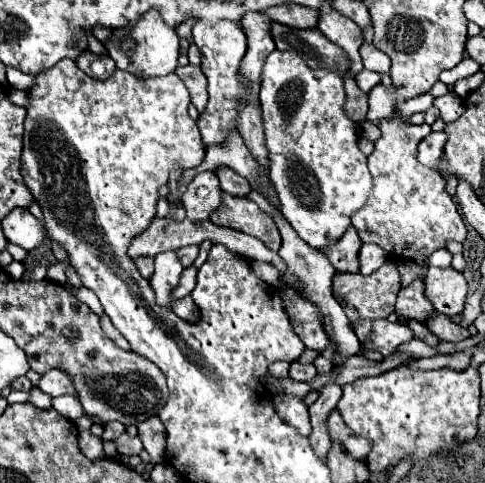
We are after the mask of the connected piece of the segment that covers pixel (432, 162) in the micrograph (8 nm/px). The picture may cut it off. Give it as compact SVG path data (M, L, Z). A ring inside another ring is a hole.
M431 132L427 138L423 138L419 142L419 152L417 152L417 160L429 168L439 168L439 160L443 156L443 146L447 142L447 134L445 132Z

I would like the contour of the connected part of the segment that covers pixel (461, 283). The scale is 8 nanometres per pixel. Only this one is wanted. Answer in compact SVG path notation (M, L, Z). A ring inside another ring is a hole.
M427 268L425 296L441 314L453 316L463 312L467 296L467 280L455 268Z

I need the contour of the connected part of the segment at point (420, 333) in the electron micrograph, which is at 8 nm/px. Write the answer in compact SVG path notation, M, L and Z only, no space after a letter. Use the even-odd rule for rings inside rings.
M409 320L407 321L407 326L413 330L415 338L419 338L419 340L427 342L429 346L437 346L437 344L439 344L439 340L435 340L435 334L431 334L431 330L429 330L429 328L427 328L423 322Z

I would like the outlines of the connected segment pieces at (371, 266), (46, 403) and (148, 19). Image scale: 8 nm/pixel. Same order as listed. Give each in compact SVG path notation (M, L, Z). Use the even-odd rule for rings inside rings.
M363 244L359 250L359 274L373 274L387 262L387 252L375 244Z
M35 390L35 394L31 392L29 402L31 402L31 404L35 404L37 408L41 408L41 410L49 410L49 408L53 406L53 398L51 398L49 394L41 392L41 390Z
M151 8L147 10L145 14L139 16L139 20L131 26L131 28L115 28L113 30L115 34L115 46L113 46L113 36L105 42L105 48L109 52L109 56L115 60L117 68L121 70L127 70L139 78L151 78L151 76L165 76L165 74L171 74L175 68L177 68L177 58L179 58L179 36L175 32L173 26L165 24L159 10L157 8ZM125 36L131 36L135 42L137 42L137 48L129 54L123 54L119 50L119 42L125 38Z

